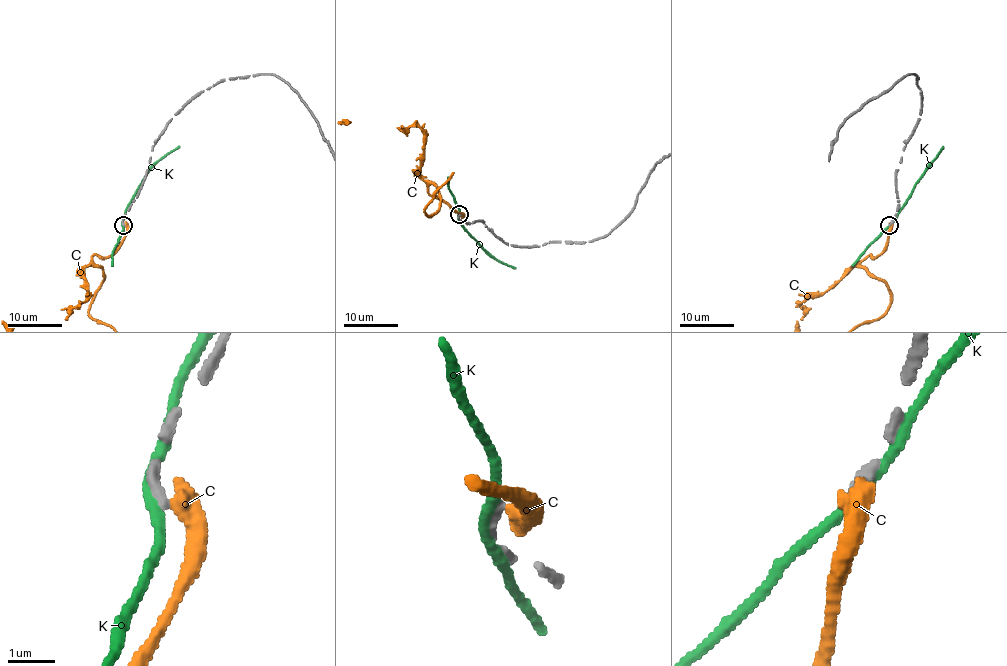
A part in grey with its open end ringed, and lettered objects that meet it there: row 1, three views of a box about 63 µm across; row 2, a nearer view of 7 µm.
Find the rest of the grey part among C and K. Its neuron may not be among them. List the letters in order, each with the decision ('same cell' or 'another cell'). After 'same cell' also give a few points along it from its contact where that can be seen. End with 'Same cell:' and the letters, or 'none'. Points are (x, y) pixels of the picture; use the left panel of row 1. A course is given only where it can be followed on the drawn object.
C: another cell
K: another cell
Same cell: none

